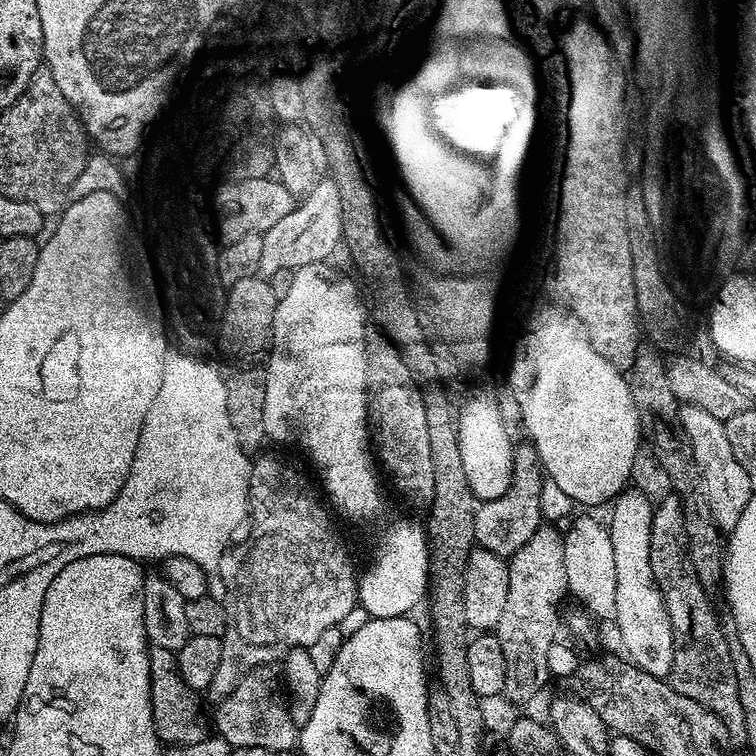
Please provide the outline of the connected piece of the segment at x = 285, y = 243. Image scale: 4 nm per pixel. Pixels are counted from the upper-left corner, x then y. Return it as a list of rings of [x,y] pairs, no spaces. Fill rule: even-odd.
[[[301,203],[264,233],[265,249],[262,250],[262,268],[275,274],[283,268],[298,269],[311,264],[322,264],[346,236],[346,208],[343,203],[328,204],[325,208],[311,208]]]

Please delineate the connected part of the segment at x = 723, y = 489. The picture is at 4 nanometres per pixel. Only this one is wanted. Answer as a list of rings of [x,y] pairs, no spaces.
[[[685,404],[680,410],[680,421],[688,439],[688,448],[700,467],[700,479],[704,482],[704,493],[710,498],[710,510],[714,514],[714,522],[718,522],[721,532],[731,534],[736,531],[742,512],[754,498],[754,486],[750,482],[750,474],[734,458],[734,449],[730,447],[728,425],[723,420],[714,418],[707,410],[693,404]]]

